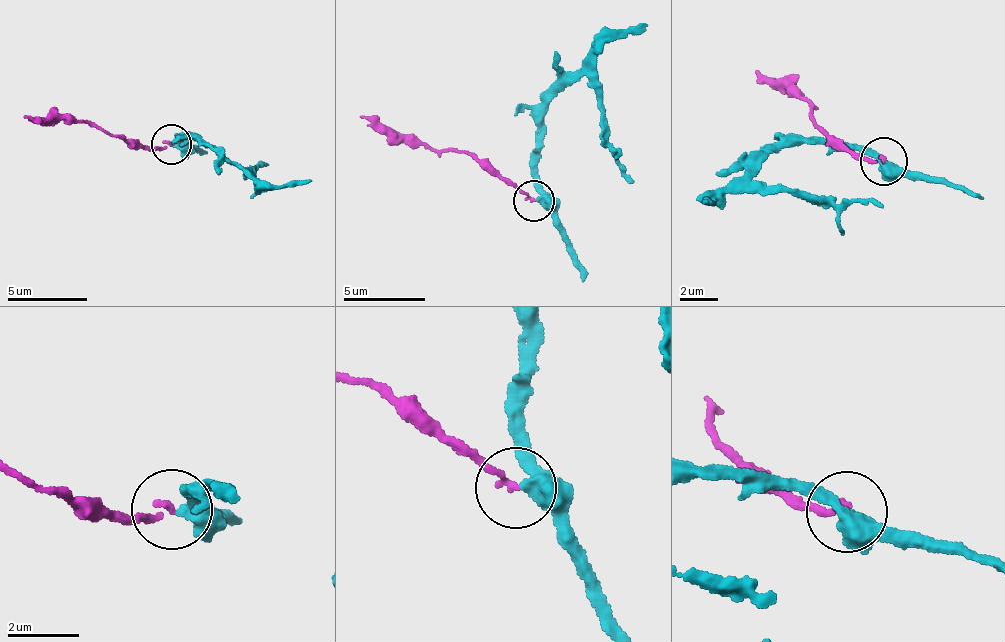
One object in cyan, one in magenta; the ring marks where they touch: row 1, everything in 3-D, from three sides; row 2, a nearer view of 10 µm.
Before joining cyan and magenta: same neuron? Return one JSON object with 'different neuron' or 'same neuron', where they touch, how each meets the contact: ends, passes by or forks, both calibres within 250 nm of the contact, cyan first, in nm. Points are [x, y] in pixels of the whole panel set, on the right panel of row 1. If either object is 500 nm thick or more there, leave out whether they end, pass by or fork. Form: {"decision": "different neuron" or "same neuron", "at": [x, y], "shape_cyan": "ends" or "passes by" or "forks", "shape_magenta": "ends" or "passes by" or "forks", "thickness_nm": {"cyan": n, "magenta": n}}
{"decision": "different neuron", "at": [883, 161], "shape_cyan": "passes by", "shape_magenta": "ends", "thickness_nm": {"cyan": 380, "magenta": 180}}

